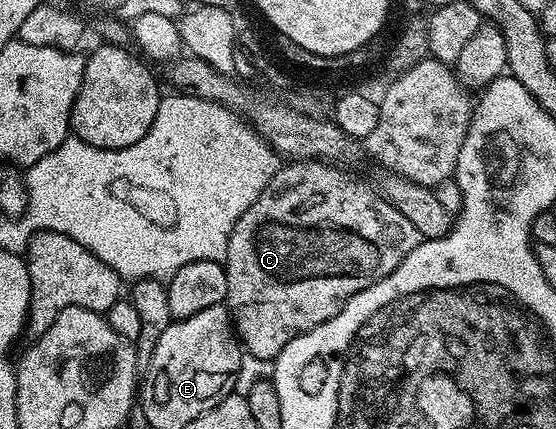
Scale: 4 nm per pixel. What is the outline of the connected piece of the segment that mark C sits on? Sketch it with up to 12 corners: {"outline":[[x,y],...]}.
{"outline":[[330,164],[279,167],[224,261],[273,361],[423,241]]}

